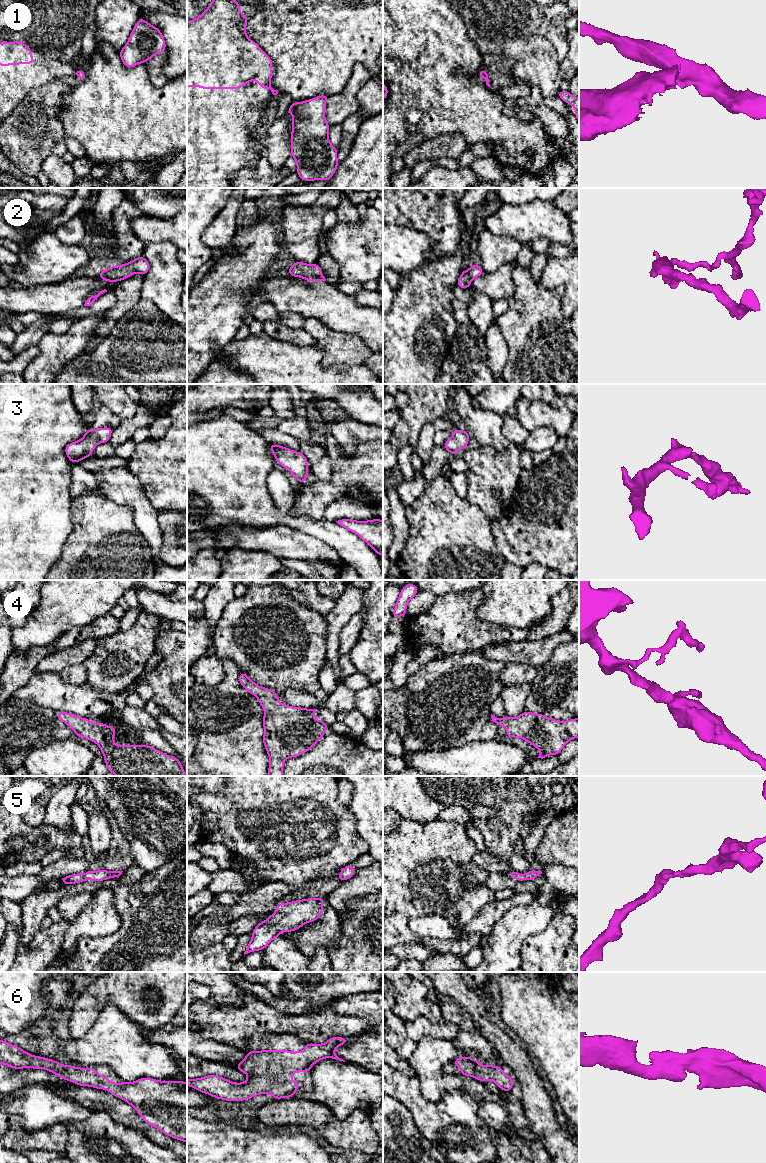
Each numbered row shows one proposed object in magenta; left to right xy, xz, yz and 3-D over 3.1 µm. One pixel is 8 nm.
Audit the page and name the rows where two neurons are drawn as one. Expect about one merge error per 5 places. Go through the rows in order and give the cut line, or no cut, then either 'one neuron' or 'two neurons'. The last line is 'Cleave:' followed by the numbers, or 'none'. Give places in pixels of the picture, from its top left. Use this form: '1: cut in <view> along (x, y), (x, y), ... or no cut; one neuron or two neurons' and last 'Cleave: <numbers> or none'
1: cut in xz along (274, 89), (273, 95); two neurons
2: no cut; one neuron
3: no cut; one neuron
4: no cut; one neuron
5: no cut; one neuron
6: no cut; one neuron
Cleave: 1

